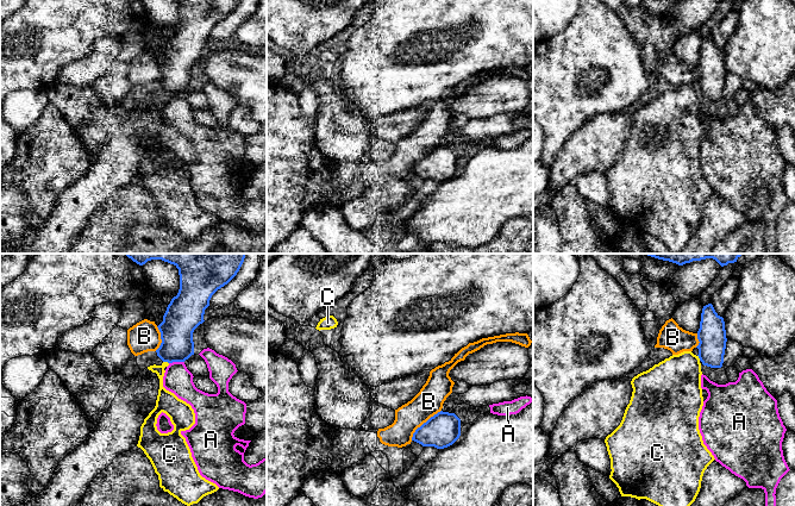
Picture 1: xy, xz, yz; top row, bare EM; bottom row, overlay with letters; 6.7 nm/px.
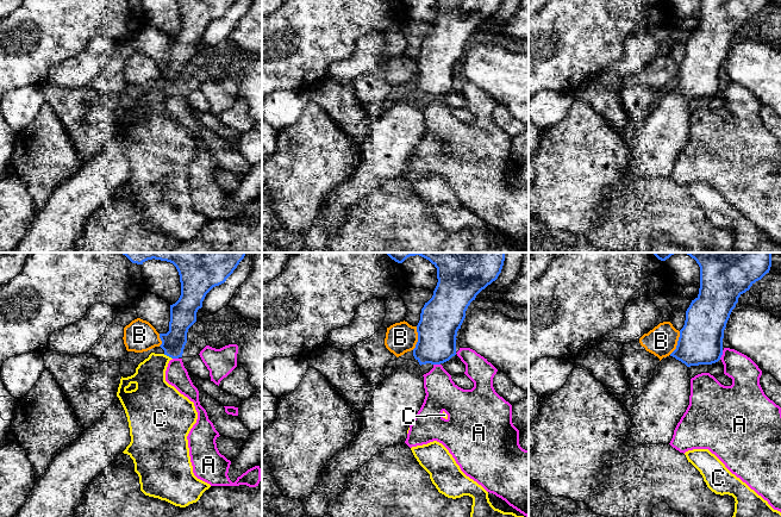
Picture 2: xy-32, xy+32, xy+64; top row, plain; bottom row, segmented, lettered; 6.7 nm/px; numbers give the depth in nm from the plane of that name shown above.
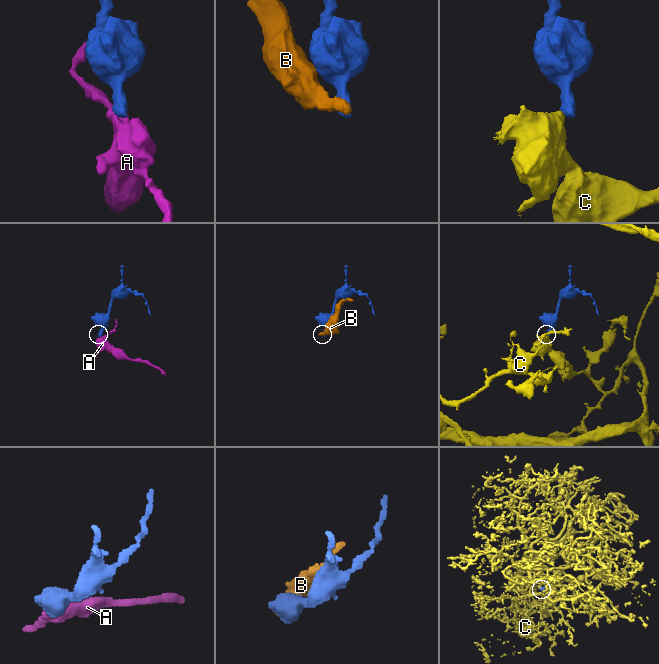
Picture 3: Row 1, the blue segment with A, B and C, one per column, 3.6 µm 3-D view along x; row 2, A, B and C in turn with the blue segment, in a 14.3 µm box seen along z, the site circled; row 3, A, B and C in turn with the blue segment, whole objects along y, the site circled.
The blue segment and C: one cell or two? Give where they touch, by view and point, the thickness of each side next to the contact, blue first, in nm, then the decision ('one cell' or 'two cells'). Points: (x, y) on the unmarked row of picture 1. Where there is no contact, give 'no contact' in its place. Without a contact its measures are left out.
meets blue in xy at (166, 94); 220 nm thick on the blue side, 110 nm on the other; two cells

